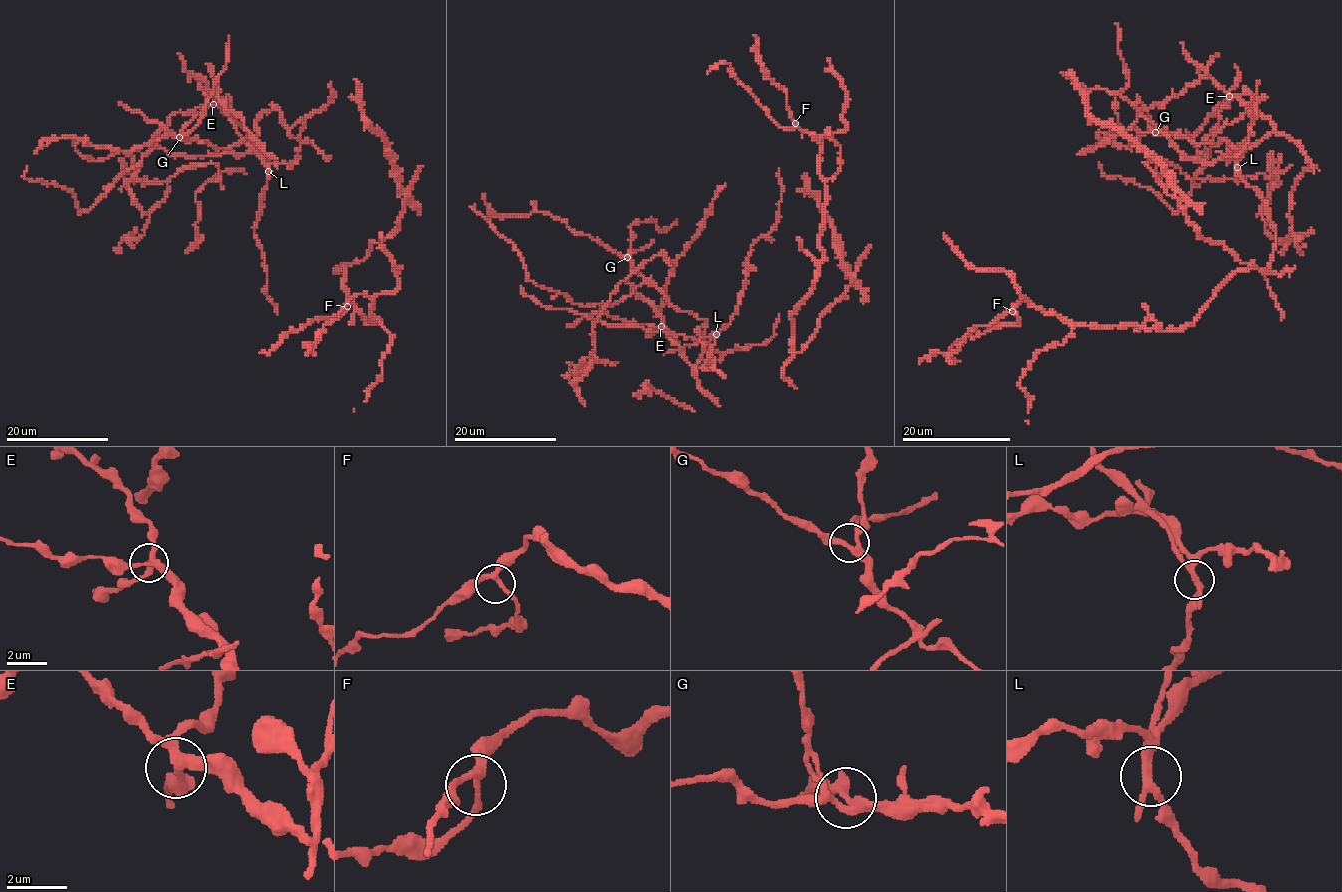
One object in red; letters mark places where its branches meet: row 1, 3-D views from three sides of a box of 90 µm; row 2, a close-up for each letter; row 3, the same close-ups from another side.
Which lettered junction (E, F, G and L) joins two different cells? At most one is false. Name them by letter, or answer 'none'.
L

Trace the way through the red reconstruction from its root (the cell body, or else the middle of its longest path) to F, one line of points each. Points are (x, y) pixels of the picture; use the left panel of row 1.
F: (362, 115), (385, 140), (404, 200), (395, 229), (344, 268), (353, 307), (377, 320), (363, 294), (347, 306)

